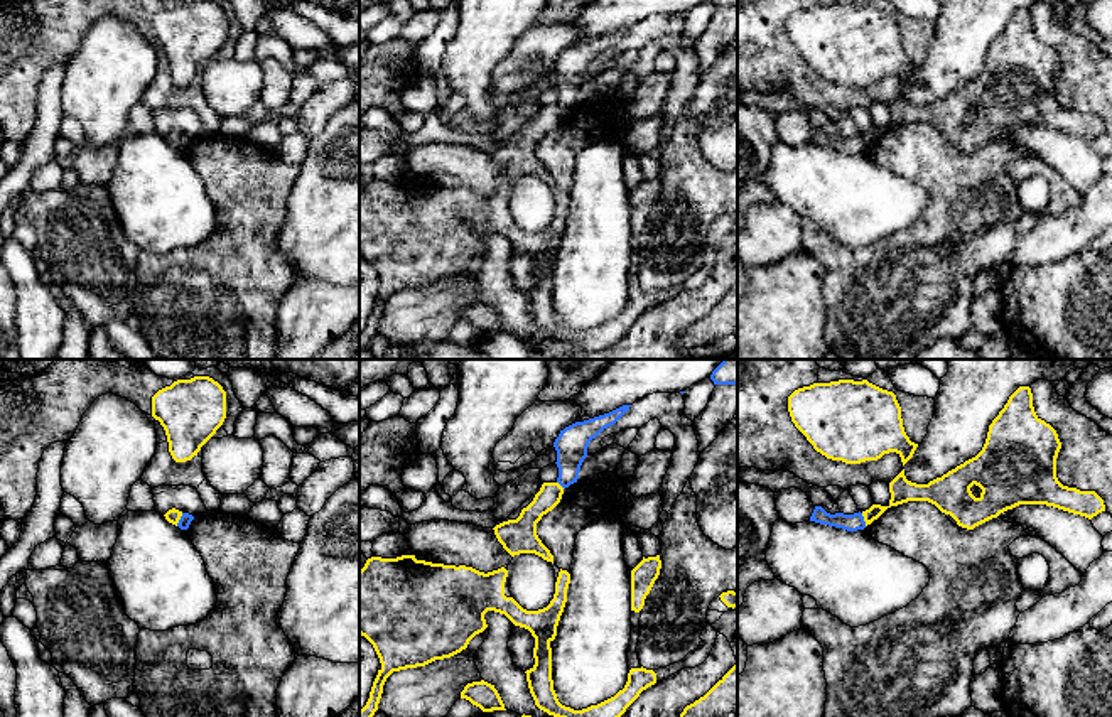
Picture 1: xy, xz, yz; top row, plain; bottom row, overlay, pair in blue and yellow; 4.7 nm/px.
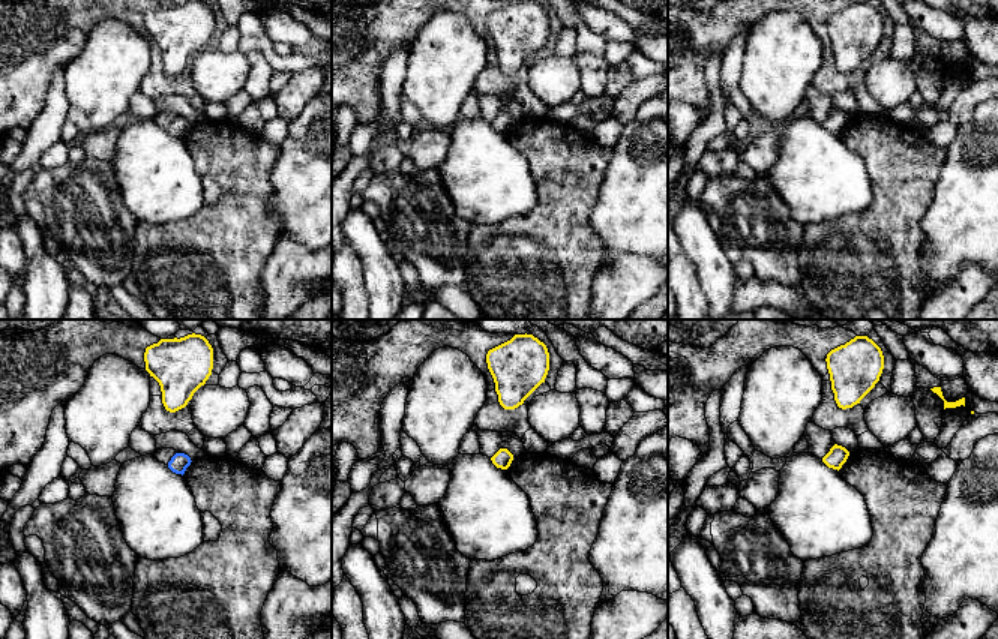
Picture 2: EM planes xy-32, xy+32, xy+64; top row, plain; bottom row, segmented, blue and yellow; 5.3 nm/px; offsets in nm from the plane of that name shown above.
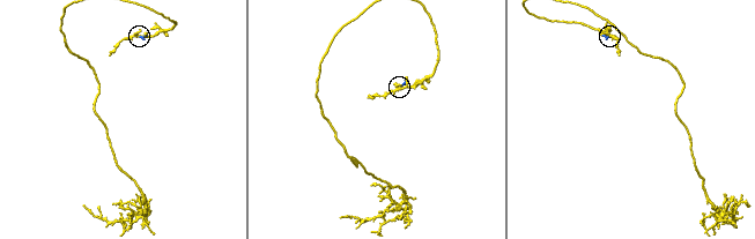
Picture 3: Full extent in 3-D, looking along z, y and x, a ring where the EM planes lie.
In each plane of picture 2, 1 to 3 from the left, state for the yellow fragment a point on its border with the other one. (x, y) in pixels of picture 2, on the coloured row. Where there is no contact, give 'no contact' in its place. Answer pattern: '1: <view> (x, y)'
1: no contact
2: no contact
3: no contact

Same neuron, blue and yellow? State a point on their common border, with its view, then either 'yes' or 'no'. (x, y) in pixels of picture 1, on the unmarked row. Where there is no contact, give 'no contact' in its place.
xy (179, 142) | no

